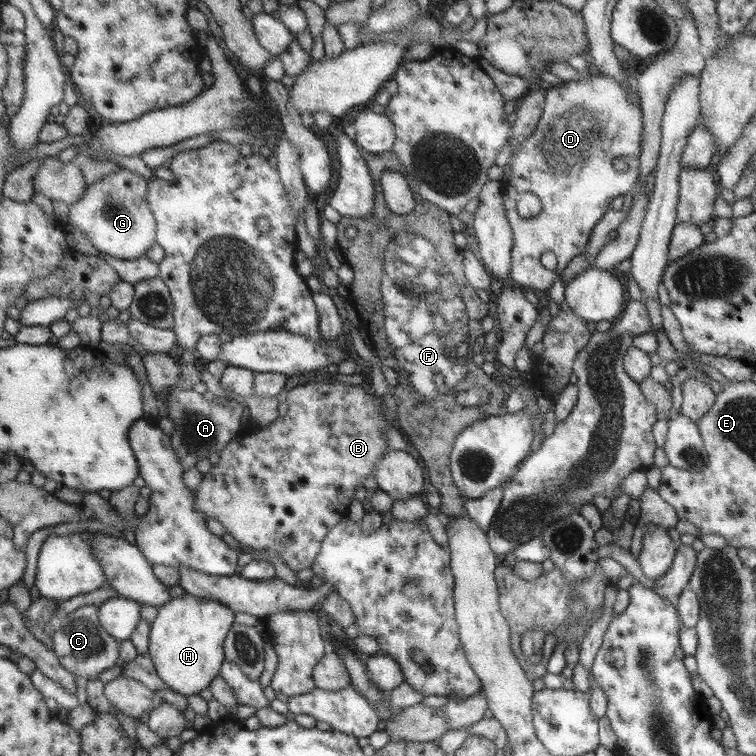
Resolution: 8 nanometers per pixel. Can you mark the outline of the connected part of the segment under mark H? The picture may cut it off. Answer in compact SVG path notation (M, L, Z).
M193 594L175 597L161 606L149 634L149 657L167 688L185 697L199 695L209 688L226 659L223 644L234 623L233 610L220 602L196 598Z

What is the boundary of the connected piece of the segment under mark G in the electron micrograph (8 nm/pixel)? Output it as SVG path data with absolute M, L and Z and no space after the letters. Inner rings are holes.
M120 167L91 184L83 197L69 205L76 228L88 237L100 253L119 259L144 257L156 242L157 220L150 208L147 190L150 179Z

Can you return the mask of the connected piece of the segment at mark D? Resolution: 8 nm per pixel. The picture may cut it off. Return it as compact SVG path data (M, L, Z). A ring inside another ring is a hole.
M593 71L586 73L585 79L582 81L566 81L562 86L548 87L546 90L545 98L545 108L543 110L540 120L537 122L538 126L534 129L534 134L526 139L526 142L522 143L522 146L514 152L512 159L510 160L510 166L513 170L511 178L503 179L504 187L504 204L506 209L506 214L511 224L513 230L513 241L514 246L512 247L511 254L511 267L509 270L509 277L516 282L516 284L521 284L526 288L533 290L549 290L549 288L554 284L554 281L559 278L559 274L568 266L568 263L579 254L585 252L588 241L590 240L593 226L600 220L600 217L611 208L611 202L617 196L624 195L632 190L635 185L636 180L639 178L639 158L641 153L641 132L642 132L642 113L640 109L640 101L638 101L638 95L636 95L635 90L631 89L629 86L623 86L619 84L617 80L613 80L609 76L602 74L599 71ZM615 158L622 158L628 163L627 171L616 171L614 165L612 165L612 160ZM524 192L532 192L538 198L540 198L542 203L541 213L537 216L531 218L522 218L518 211L516 210L516 202L518 202L519 196ZM552 251L557 256L557 267L556 269L547 269L540 263L540 256L544 252Z

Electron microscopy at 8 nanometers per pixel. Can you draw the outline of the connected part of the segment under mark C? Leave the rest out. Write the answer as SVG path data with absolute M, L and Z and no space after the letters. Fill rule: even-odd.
M95 604L82 606L74 612L54 619L51 624L55 627L52 651L60 659L60 664L72 674L82 676L87 680L96 678L98 674L112 668L120 656L120 641L116 640L99 621L99 606Z

